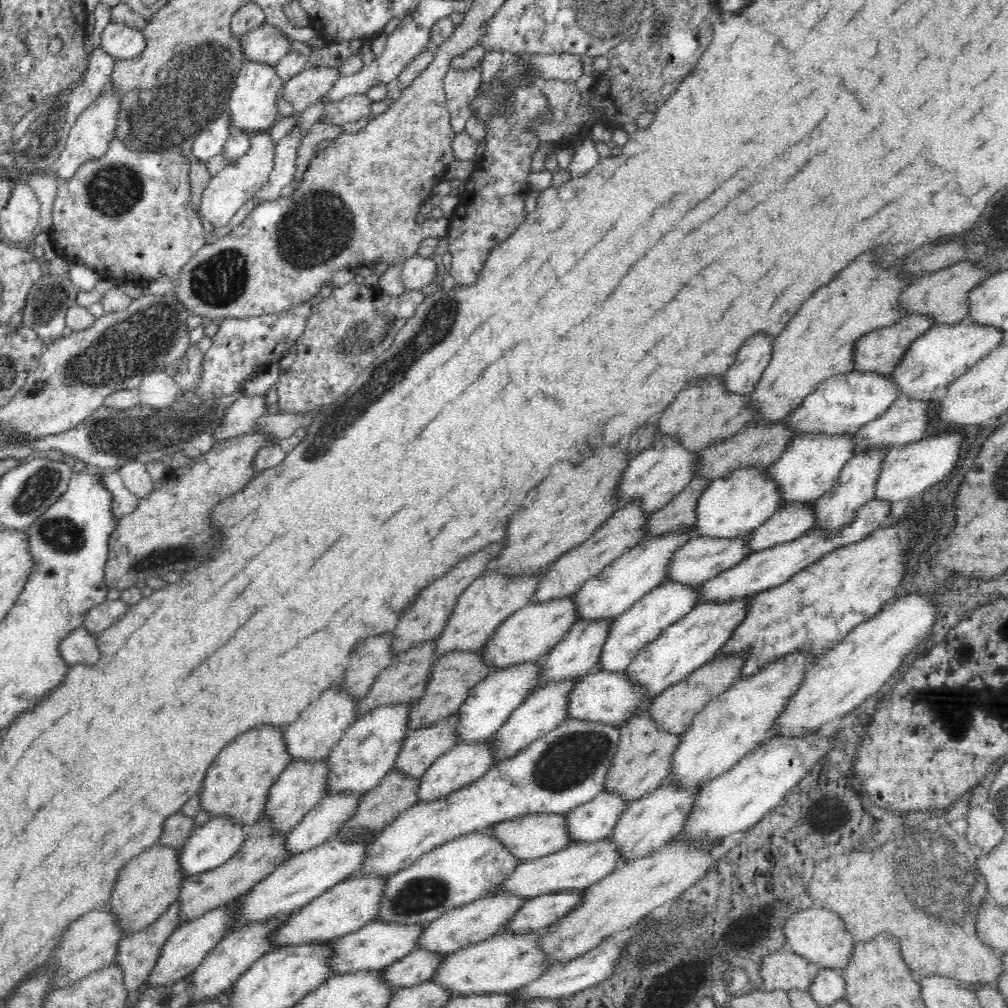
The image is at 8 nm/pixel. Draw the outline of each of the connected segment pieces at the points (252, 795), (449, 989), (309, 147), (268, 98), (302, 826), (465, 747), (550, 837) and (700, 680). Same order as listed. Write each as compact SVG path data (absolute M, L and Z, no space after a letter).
M264 726L238 736L234 742L222 748L210 768L206 769L198 788L201 810L213 818L226 818L240 826L254 825L262 818L268 789L290 763L283 745L282 728Z
M540 930L532 934L511 934L500 932L476 944L445 955L432 974L430 982L442 988L452 997L471 995L508 994L542 976L546 960L535 942Z
M320 117L309 128L309 131L302 137L297 153L297 170L294 176L294 187L298 186L301 174L307 169L309 160L314 158L319 150L318 145L323 140L335 140L343 132L342 126L324 124L324 122L320 122Z
M245 62L235 79L234 90L228 99L225 114L232 134L246 132L264 132L275 123L279 117L277 102L281 96L282 80L276 75L276 70L266 64Z
M360 793L324 796L285 834L283 850L289 856L297 855L336 836L342 823L353 813L360 797Z
M487 742L483 744L456 744L452 750L446 751L424 771L418 783L418 802L432 802L447 794L464 788L494 766Z
M530 813L515 819L494 823L486 828L485 832L489 833L490 837L498 841L518 861L527 861L547 854L554 854L557 850L570 844L565 826L563 826L564 822L563 815Z
M743 656L712 659L695 670L688 678L684 678L677 685L670 686L657 696L647 708L648 717L664 733L681 735L690 726L693 716L698 714L708 701L728 690L730 685L737 680L744 659Z

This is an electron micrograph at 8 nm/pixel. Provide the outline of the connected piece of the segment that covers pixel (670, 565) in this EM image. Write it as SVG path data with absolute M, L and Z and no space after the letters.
M692 535L687 541L678 547L678 550L672 552L670 562L667 563L665 568L662 584L698 586L699 583L710 580L713 576L734 566L750 554L745 545L745 539L742 539L742 537L724 540L723 538L704 538Z

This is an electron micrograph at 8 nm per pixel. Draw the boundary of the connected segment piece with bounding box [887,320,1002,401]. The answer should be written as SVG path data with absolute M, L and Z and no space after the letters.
M968 320L954 325L932 324L907 346L906 352L887 378L897 389L898 397L914 401L936 399L954 380L958 380L978 361L998 348L1001 338L1002 332L972 324Z

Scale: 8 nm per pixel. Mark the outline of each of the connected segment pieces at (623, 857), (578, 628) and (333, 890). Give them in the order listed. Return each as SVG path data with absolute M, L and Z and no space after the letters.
M662 784L654 792L629 803L606 838L616 847L620 864L636 858L646 858L678 836L698 790L699 788L683 790L677 786Z
M580 621L574 623L569 632L547 652L539 663L534 690L542 689L544 686L558 685L558 682L573 682L578 677L594 672L599 661L599 654L610 630L610 621Z
M351 876L331 886L324 894L306 903L306 906L301 906L287 915L269 932L269 950L329 943L335 938L362 928L366 923L374 920L379 896L387 878L388 876L386 878Z

